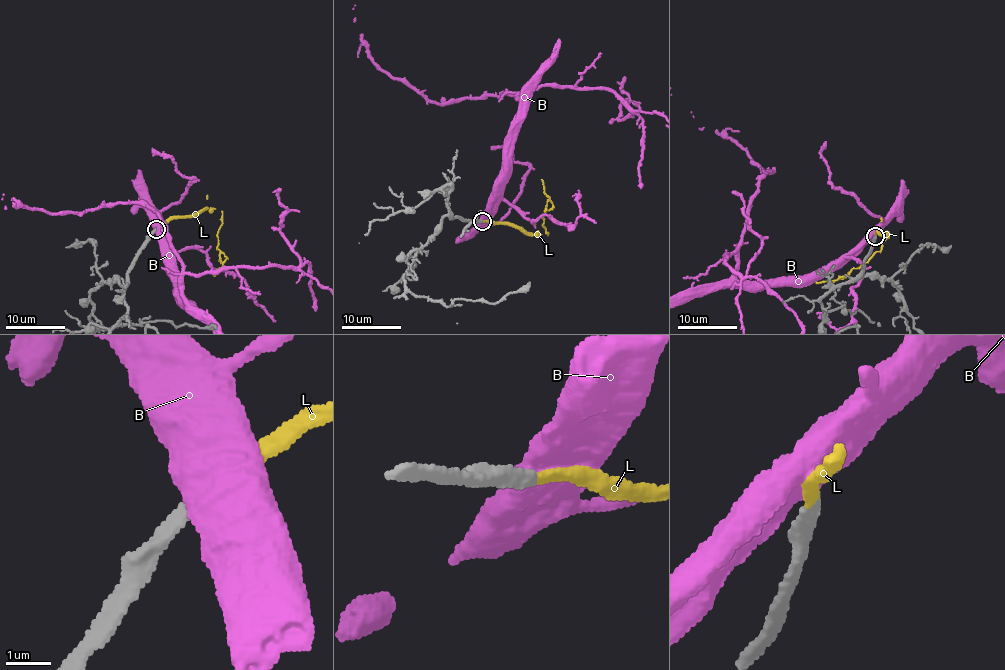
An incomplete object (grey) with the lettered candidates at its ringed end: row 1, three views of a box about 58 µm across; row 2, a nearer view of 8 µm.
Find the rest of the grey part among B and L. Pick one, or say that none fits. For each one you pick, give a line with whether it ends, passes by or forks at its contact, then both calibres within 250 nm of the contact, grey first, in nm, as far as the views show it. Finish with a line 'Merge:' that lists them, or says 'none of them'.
L: it ends; calibres 320 and 280 nm
Merge: L

